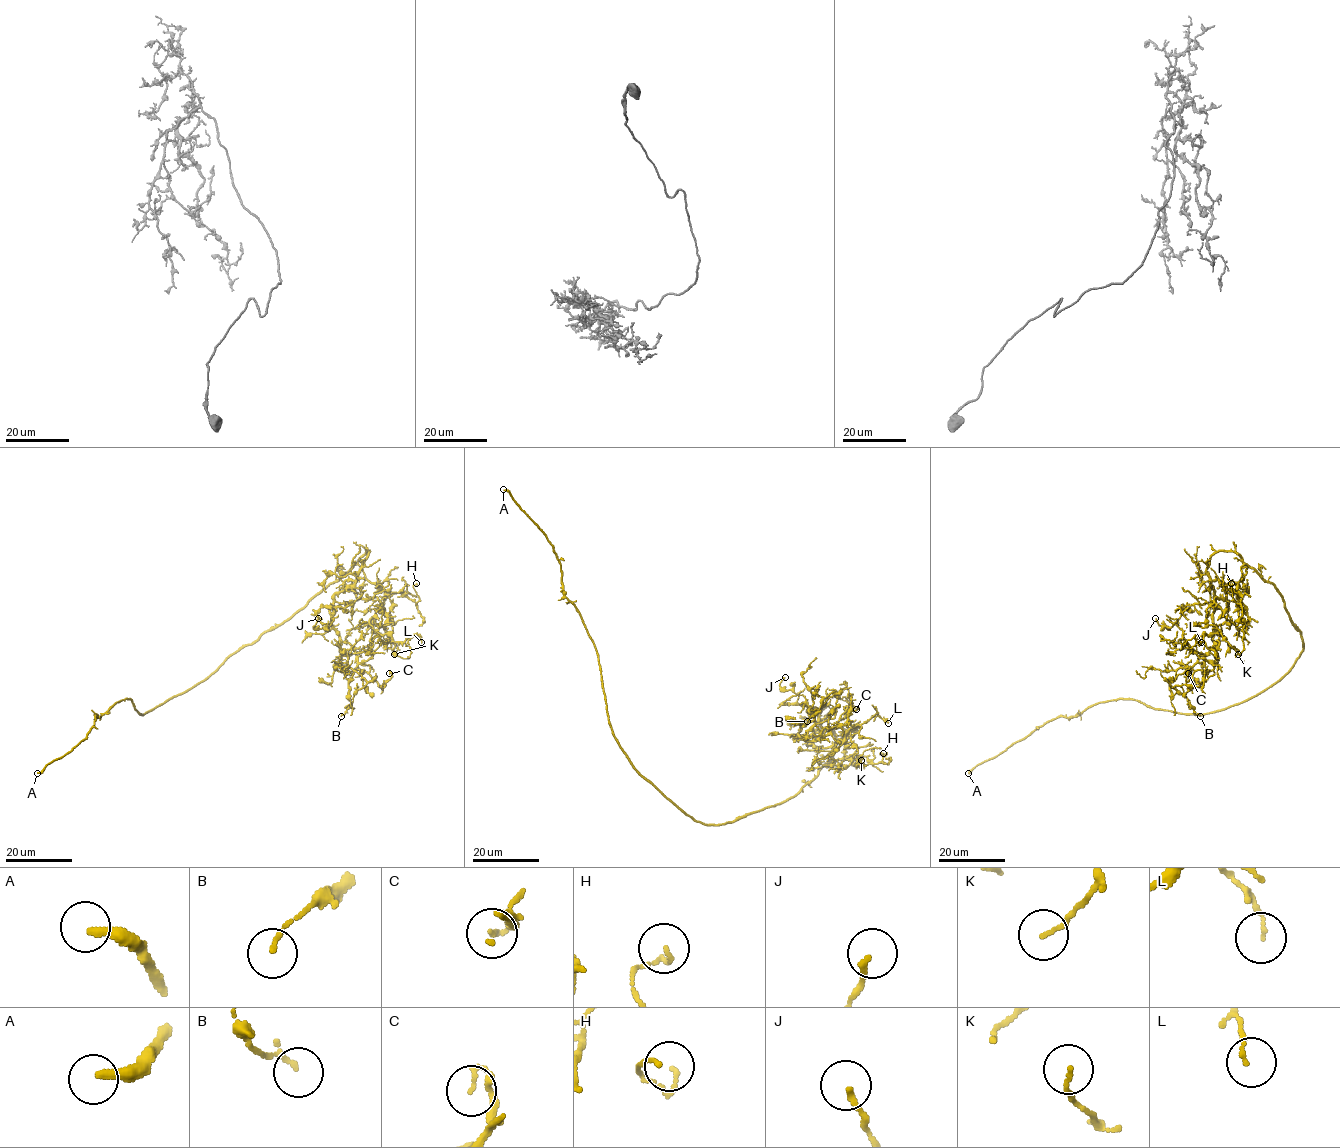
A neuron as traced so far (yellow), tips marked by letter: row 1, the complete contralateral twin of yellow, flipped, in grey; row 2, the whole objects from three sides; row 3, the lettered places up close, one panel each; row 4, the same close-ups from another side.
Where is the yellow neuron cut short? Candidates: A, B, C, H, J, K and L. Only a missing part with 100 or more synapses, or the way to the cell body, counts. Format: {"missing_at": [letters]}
{"missing_at": ["A"]}

